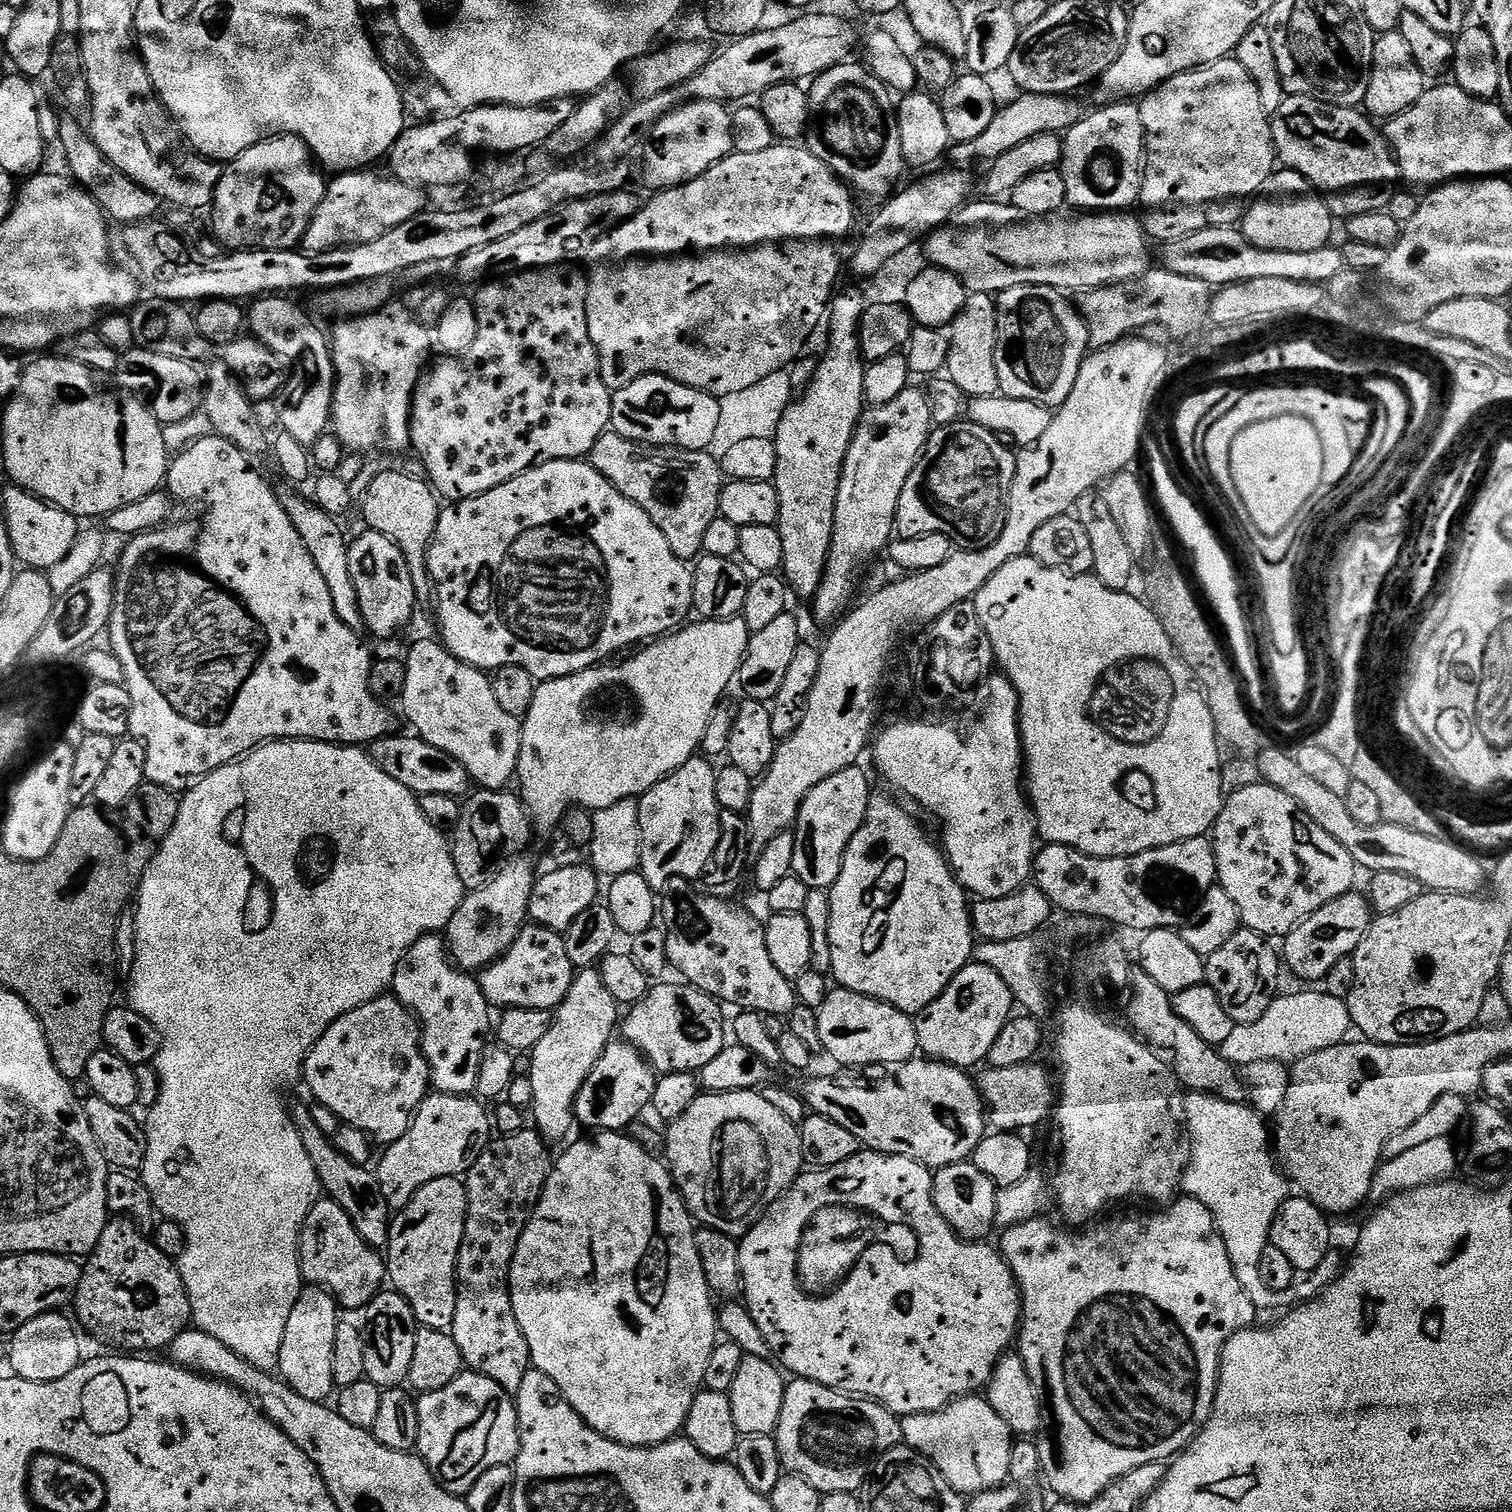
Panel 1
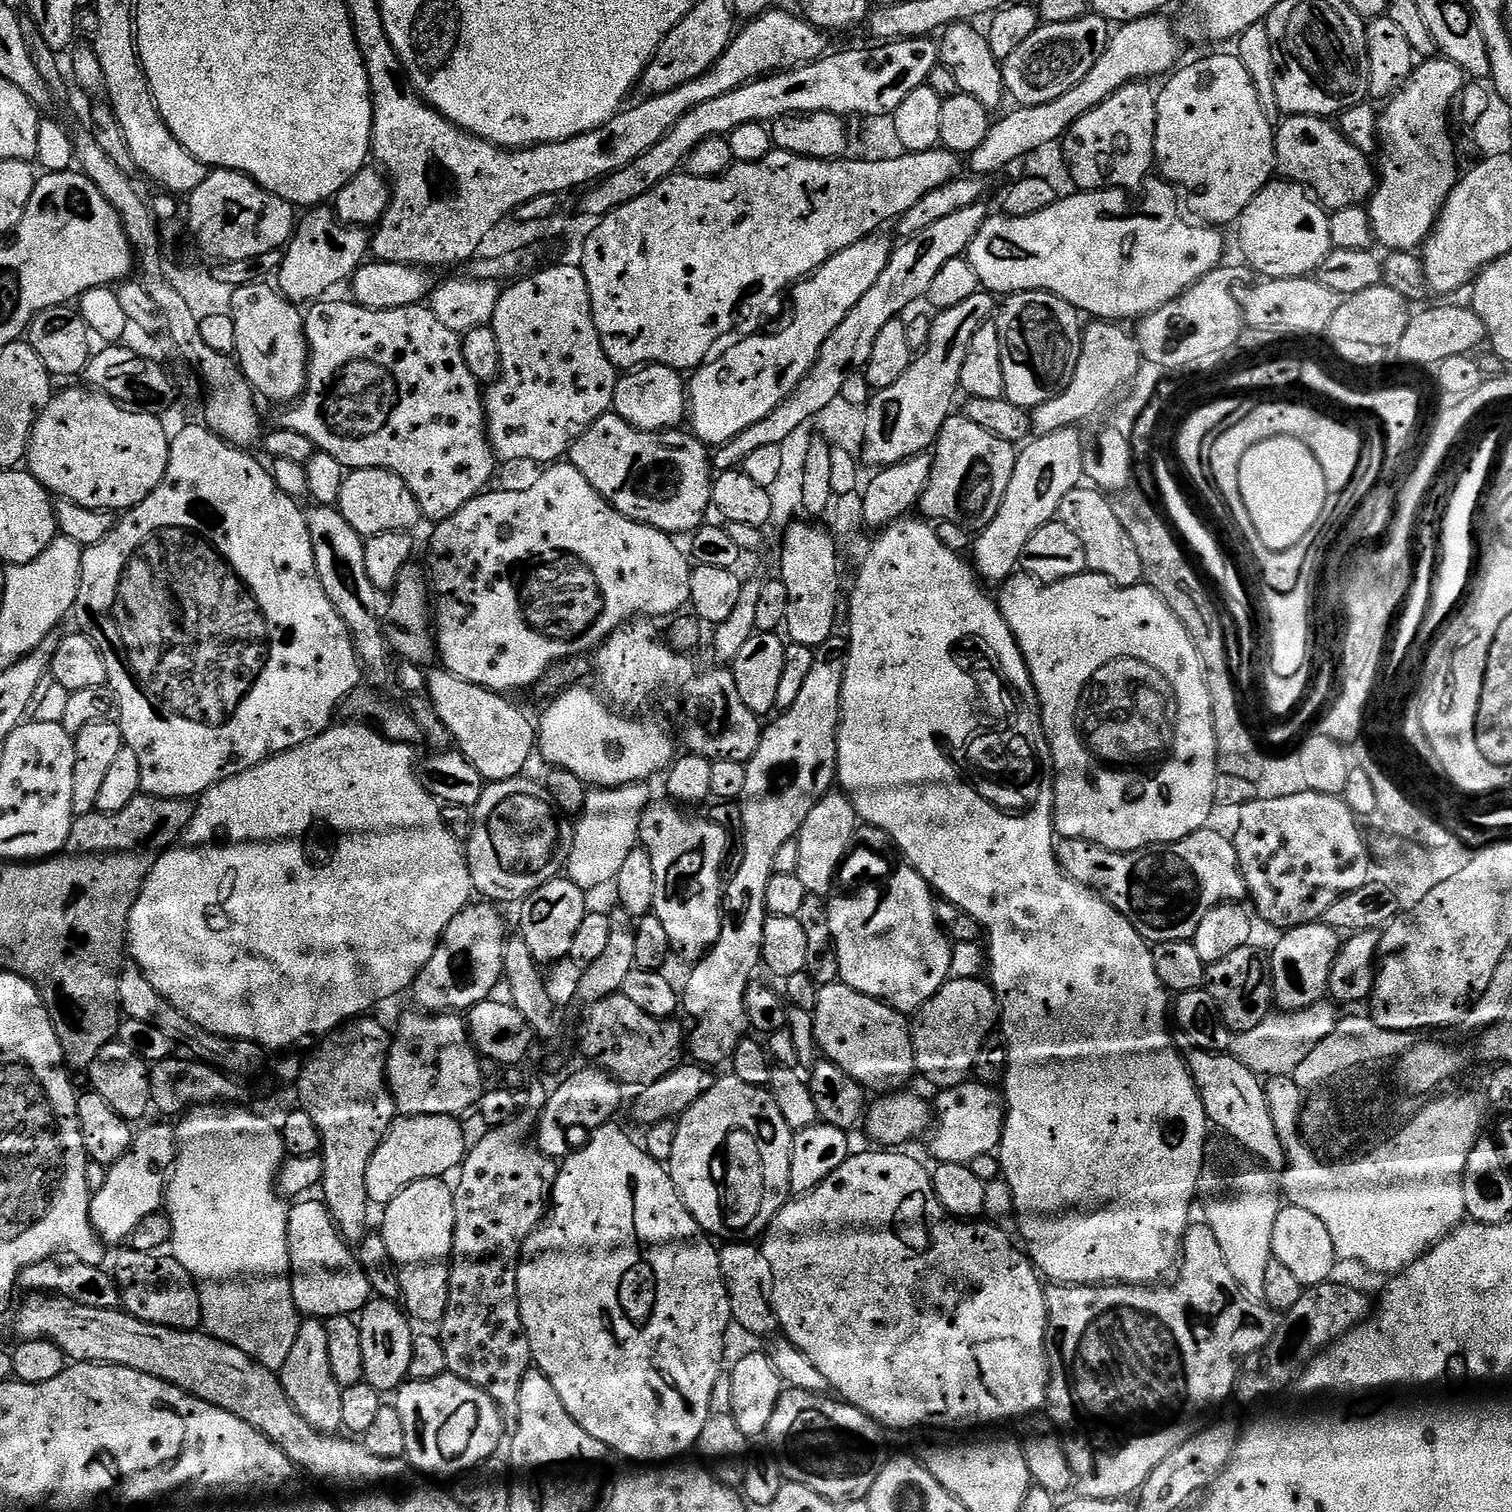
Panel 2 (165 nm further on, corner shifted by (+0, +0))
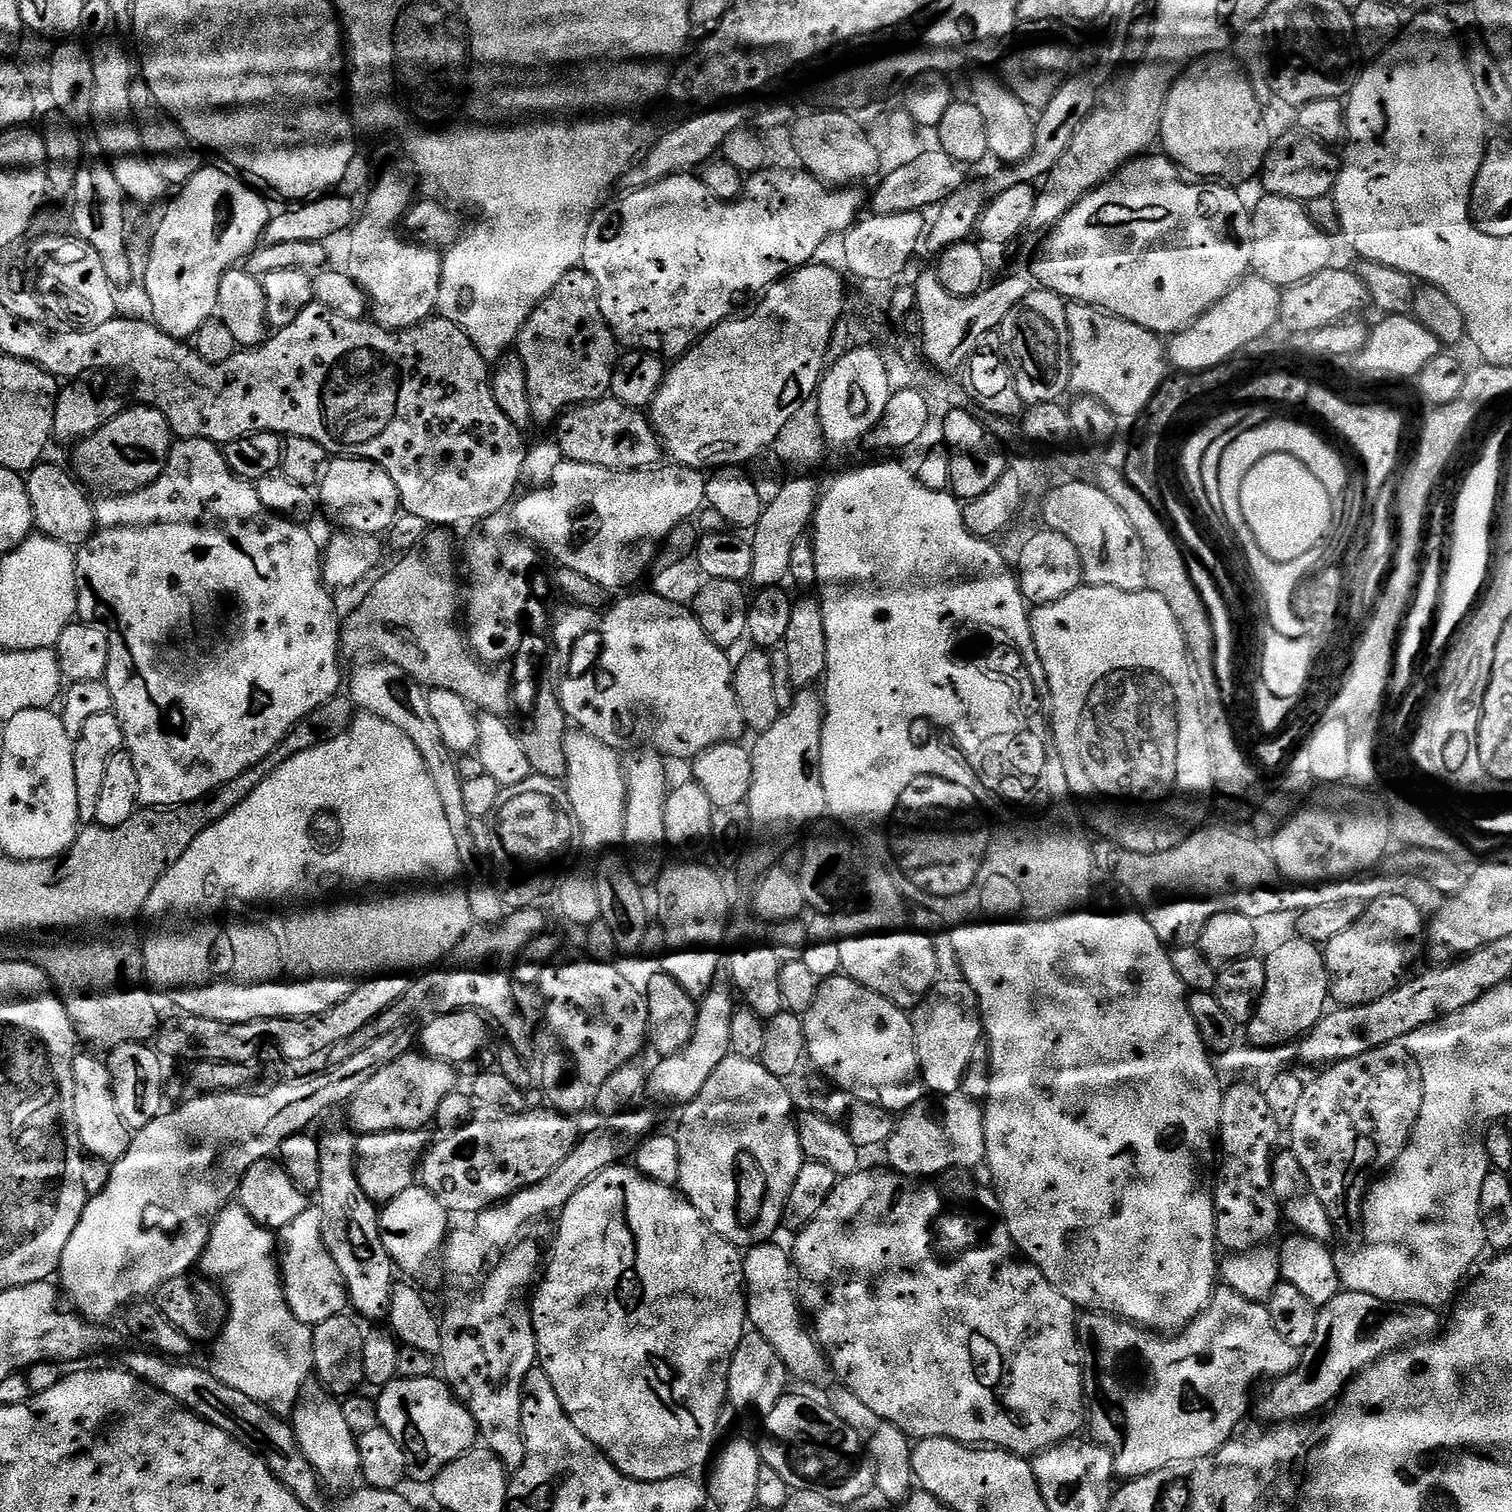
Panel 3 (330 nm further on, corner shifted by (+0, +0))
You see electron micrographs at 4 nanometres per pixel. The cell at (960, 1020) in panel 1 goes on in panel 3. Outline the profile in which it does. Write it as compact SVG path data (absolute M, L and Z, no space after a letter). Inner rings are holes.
M952 996L929 999L911 1013L916 1053L920 1063L920 1076L925 1089L937 1097L955 1096L960 1092L962 1078L982 1044L982 1025L979 1011L967 1008Z

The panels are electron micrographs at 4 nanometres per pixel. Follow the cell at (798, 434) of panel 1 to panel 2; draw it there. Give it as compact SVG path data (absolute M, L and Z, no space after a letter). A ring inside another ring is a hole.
M792 522L783 529L778 579L786 586L788 595L787 639L816 650L824 646L836 628L836 607L840 604L840 556L836 553L837 537L831 531L828 533L824 528L815 528L812 525L815 523L806 523L810 524Z

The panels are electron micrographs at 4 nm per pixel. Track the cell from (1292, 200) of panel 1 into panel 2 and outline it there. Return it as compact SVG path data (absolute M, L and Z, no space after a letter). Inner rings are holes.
M1283 178L1273 179L1246 206L1240 216L1240 248L1244 251L1243 263L1257 277L1265 280L1285 280L1299 276L1311 277L1319 269L1320 263L1332 253L1332 239L1330 238L1329 213L1310 195L1302 184L1293 184Z

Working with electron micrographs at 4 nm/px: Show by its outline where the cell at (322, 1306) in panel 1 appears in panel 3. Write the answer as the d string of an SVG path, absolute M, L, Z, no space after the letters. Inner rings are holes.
M309 1382L304 1385L298 1402L290 1413L290 1423L302 1454L306 1454L306 1462L310 1462L325 1489L333 1488L334 1491L343 1493L357 1483L355 1480L360 1476L358 1437L352 1433L342 1415L341 1401L323 1384Z

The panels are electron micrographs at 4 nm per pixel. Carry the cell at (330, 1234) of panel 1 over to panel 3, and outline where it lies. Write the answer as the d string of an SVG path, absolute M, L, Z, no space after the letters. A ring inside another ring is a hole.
M310 1206L290 1226L278 1232L278 1263L280 1279L284 1282L284 1297L298 1322L315 1326L326 1322L326 1318L345 1315L349 1307L348 1291L344 1285L326 1242L322 1242L322 1214L320 1209Z

